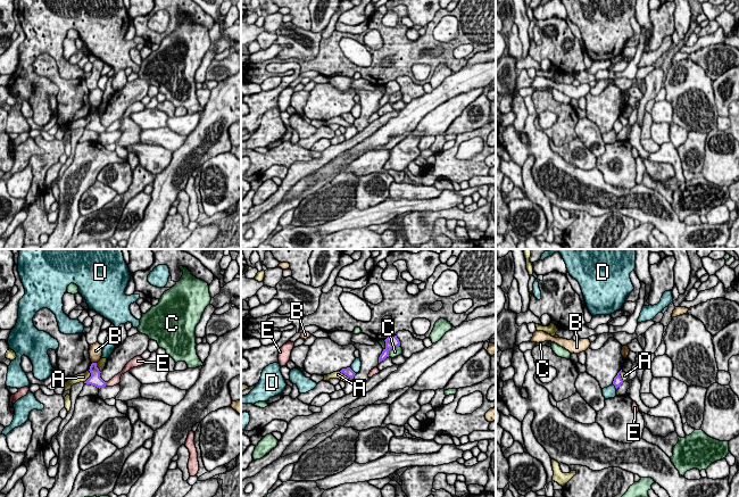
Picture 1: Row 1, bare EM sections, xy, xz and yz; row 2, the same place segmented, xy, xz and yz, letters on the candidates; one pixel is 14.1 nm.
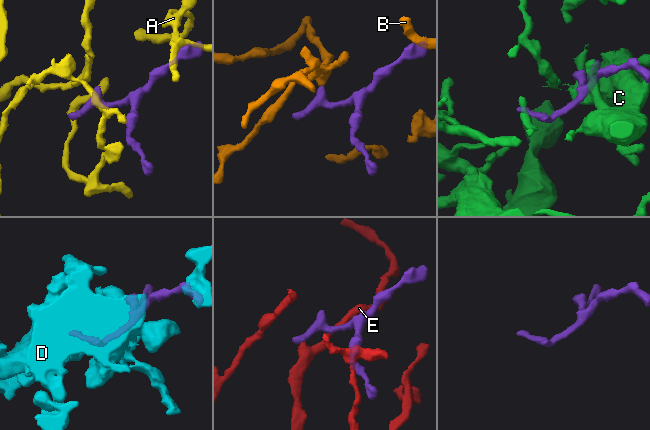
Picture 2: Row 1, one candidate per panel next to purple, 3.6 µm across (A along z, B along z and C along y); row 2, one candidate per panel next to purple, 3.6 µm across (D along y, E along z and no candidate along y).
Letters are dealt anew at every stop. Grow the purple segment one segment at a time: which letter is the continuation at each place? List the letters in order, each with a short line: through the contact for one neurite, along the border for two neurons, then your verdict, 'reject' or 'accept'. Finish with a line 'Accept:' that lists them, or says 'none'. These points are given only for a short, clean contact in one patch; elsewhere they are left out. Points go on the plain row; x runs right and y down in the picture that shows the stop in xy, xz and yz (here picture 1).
A: xz (339, 116), (353, 124) | reject
B: xy (92, 107), (96, 108) | reject
C: reject
D: reject
E: xy (107, 127), (105, 131) | reject
Accept: none

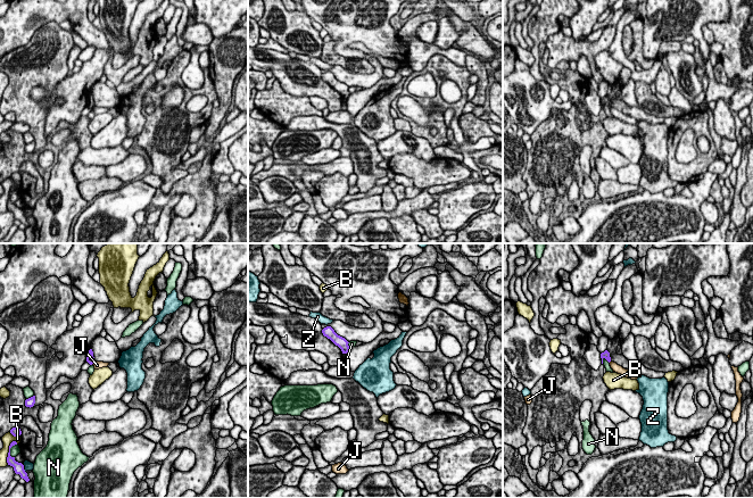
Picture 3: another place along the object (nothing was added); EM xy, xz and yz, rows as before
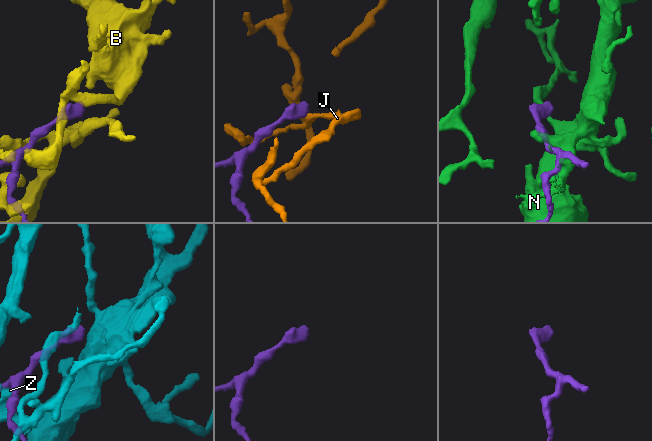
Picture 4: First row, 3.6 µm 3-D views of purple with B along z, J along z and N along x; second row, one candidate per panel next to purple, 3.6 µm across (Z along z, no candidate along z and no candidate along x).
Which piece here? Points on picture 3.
B: reject
J: xy (93, 106), (91, 109) | reject
N: reject
Z: reject
Accept: none

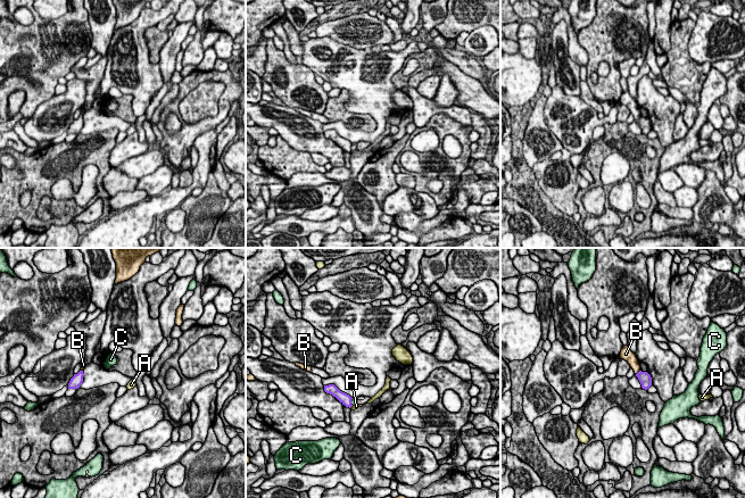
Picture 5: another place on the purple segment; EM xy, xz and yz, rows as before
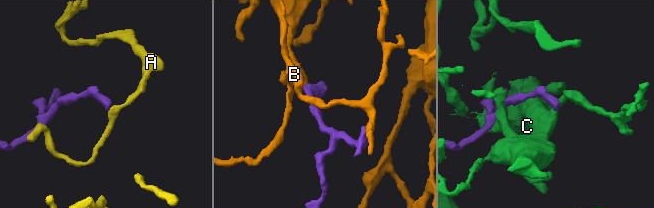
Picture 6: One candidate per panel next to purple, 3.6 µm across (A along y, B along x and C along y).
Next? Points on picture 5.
A: xz (352, 150), (349, 152) | reject
B: accept
C: reject
Accept: B

